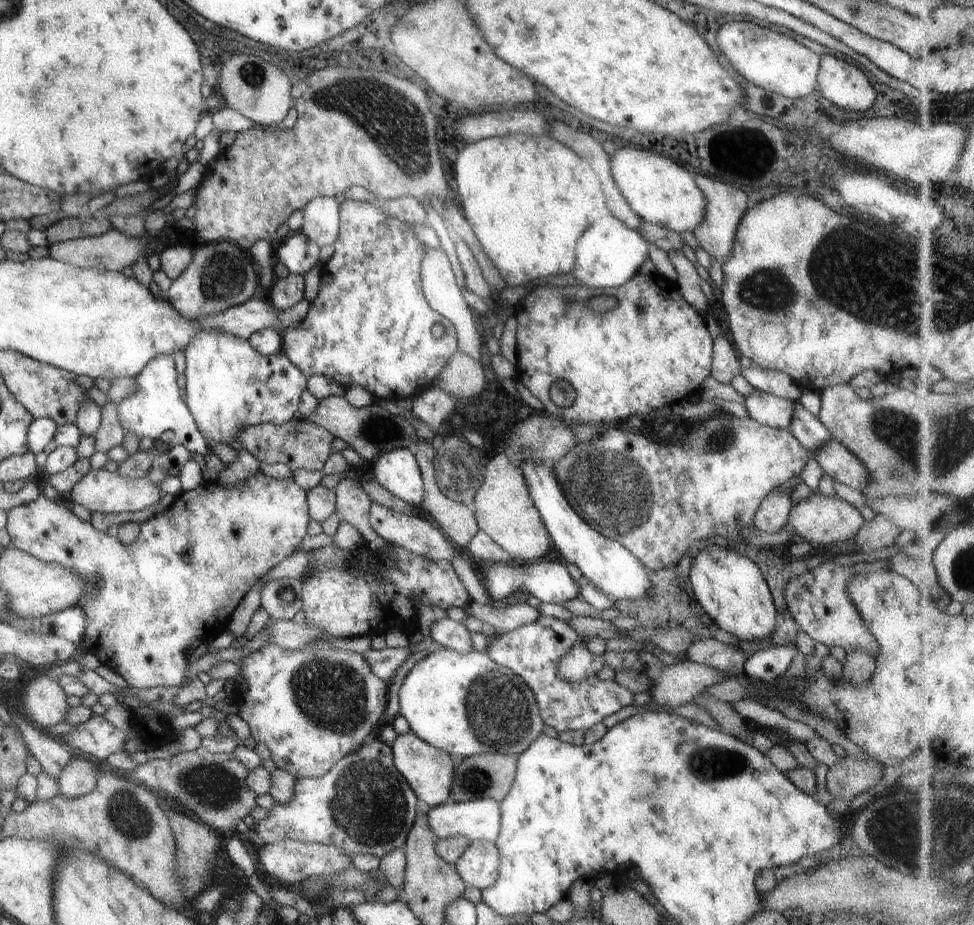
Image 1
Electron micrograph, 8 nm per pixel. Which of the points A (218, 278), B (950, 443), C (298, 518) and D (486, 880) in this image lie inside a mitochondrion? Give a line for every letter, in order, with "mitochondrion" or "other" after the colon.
A: mitochondrion
B: mitochondrion
C: other
D: other

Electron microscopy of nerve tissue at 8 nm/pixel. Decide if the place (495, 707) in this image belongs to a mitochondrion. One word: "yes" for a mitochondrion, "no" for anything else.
yes

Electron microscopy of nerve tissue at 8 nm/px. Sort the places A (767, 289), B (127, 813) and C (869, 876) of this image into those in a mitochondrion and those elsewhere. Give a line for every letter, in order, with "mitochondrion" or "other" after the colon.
A: mitochondrion
B: mitochondrion
C: mitochondrion

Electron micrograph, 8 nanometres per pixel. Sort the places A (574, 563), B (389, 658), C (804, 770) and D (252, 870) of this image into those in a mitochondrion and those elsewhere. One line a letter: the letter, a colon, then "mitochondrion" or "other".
A: other
B: other
C: other
D: other

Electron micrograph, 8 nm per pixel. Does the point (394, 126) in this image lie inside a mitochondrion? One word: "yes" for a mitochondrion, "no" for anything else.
yes

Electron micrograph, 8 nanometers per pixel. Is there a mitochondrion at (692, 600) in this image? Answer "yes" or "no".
no

